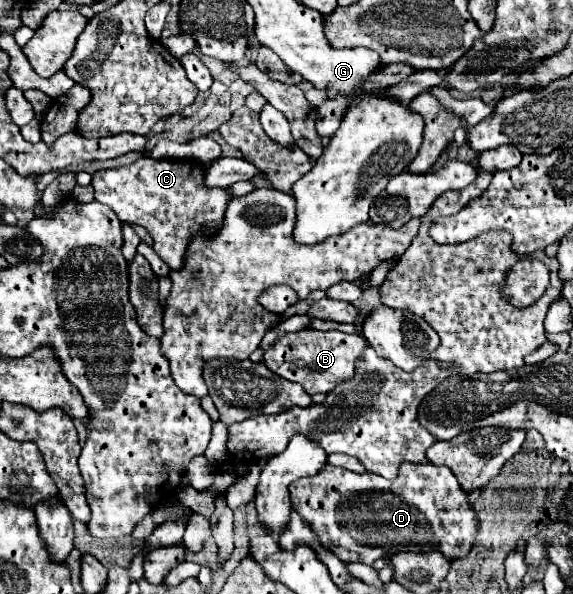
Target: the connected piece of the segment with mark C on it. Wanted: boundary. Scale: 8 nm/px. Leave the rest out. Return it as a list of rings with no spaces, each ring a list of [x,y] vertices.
[[[141,157],[127,167],[97,171],[93,175],[91,185],[95,187],[95,199],[99,203],[109,205],[121,223],[143,225],[153,239],[155,253],[171,269],[179,269],[183,265],[183,257],[187,253],[187,247],[195,235],[201,233],[205,237],[211,237],[211,235],[215,235],[215,231],[219,231],[219,227],[223,225],[223,211],[227,209],[227,203],[231,201],[229,189],[227,187],[225,189],[207,187],[203,173],[205,173],[205,165],[201,161],[195,161],[195,159],[149,159],[149,157]]]

